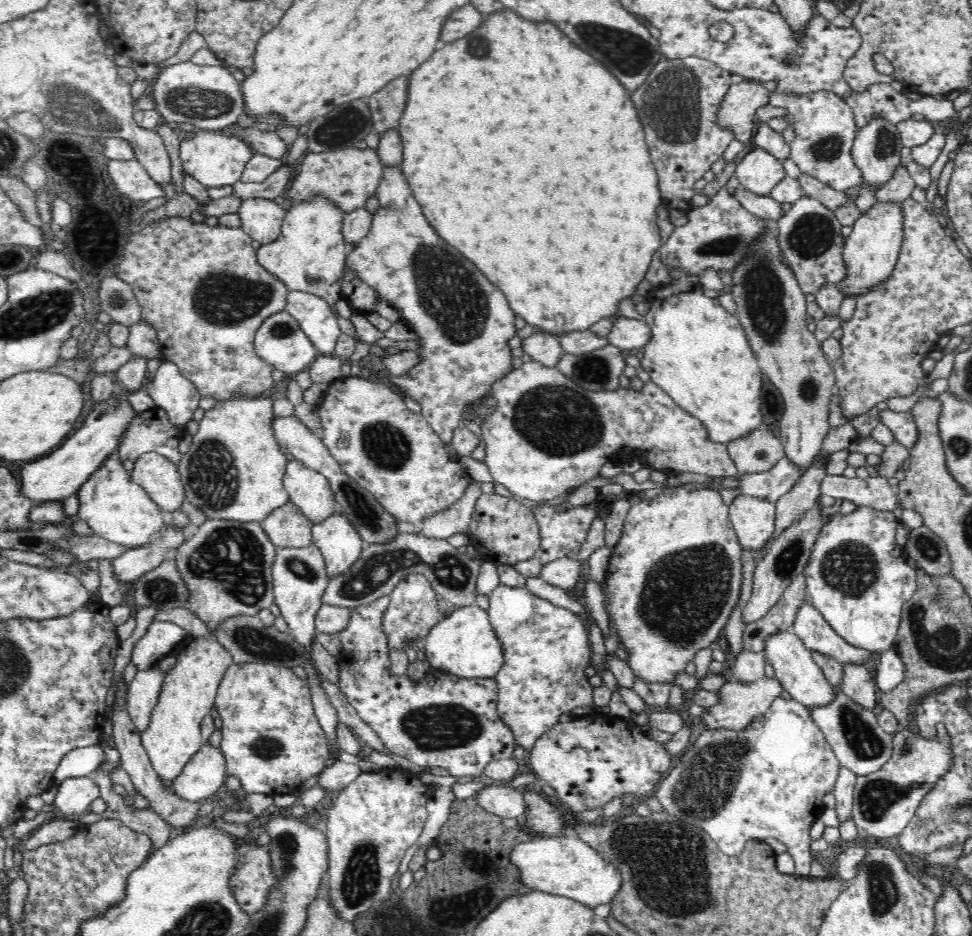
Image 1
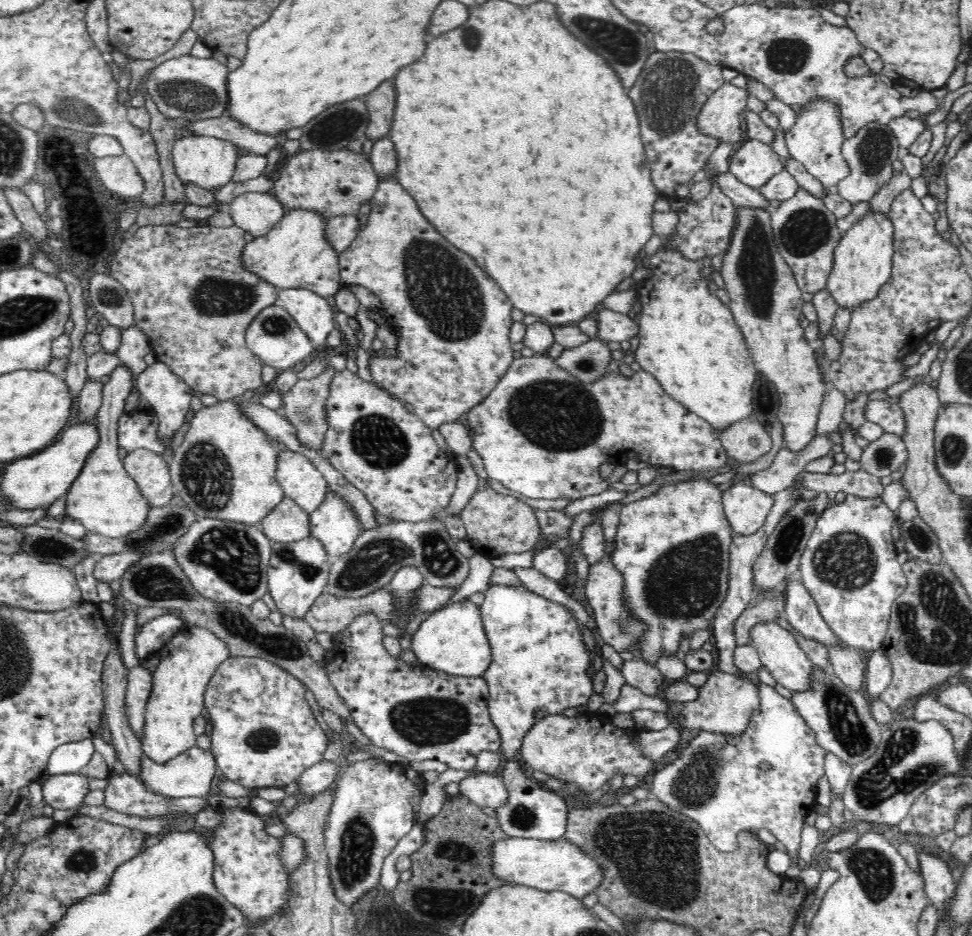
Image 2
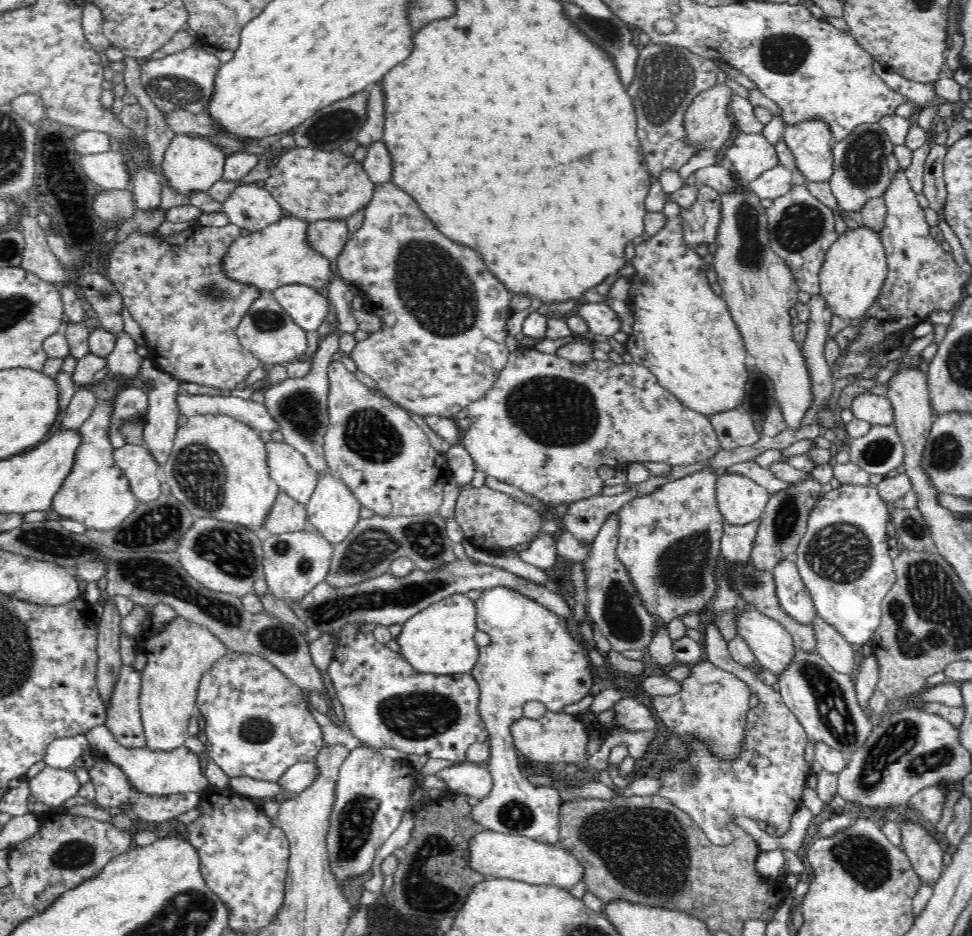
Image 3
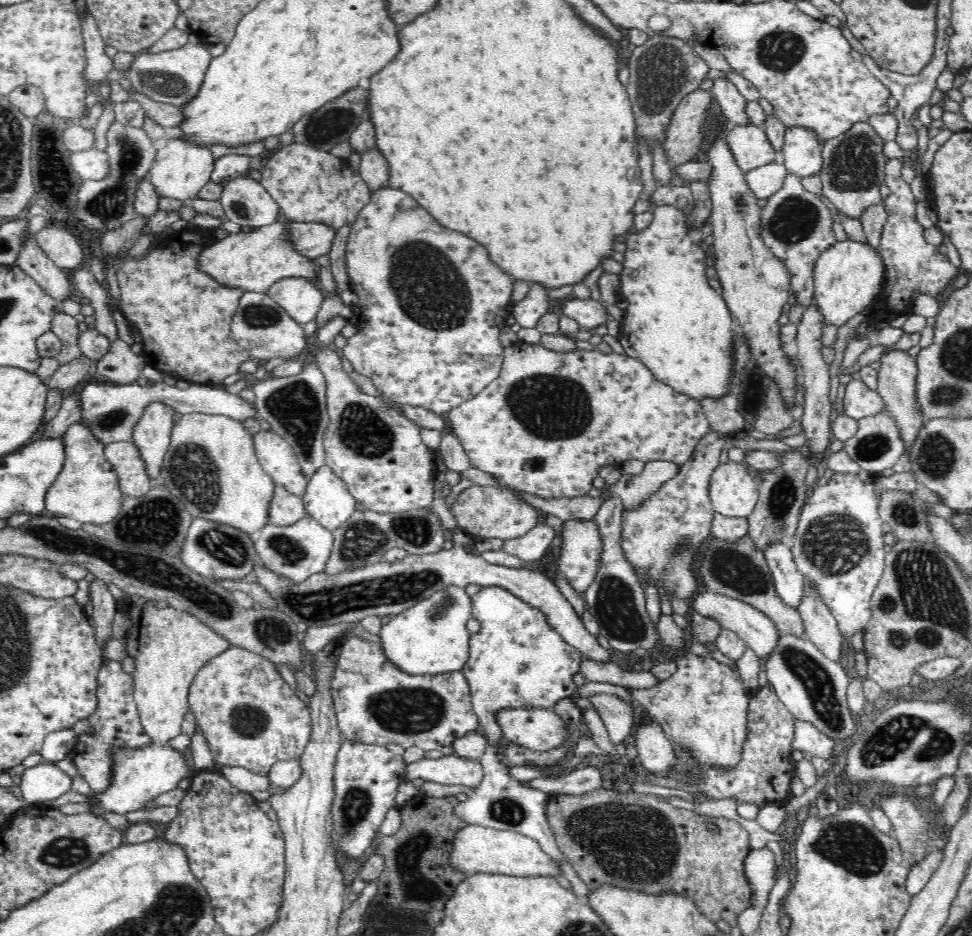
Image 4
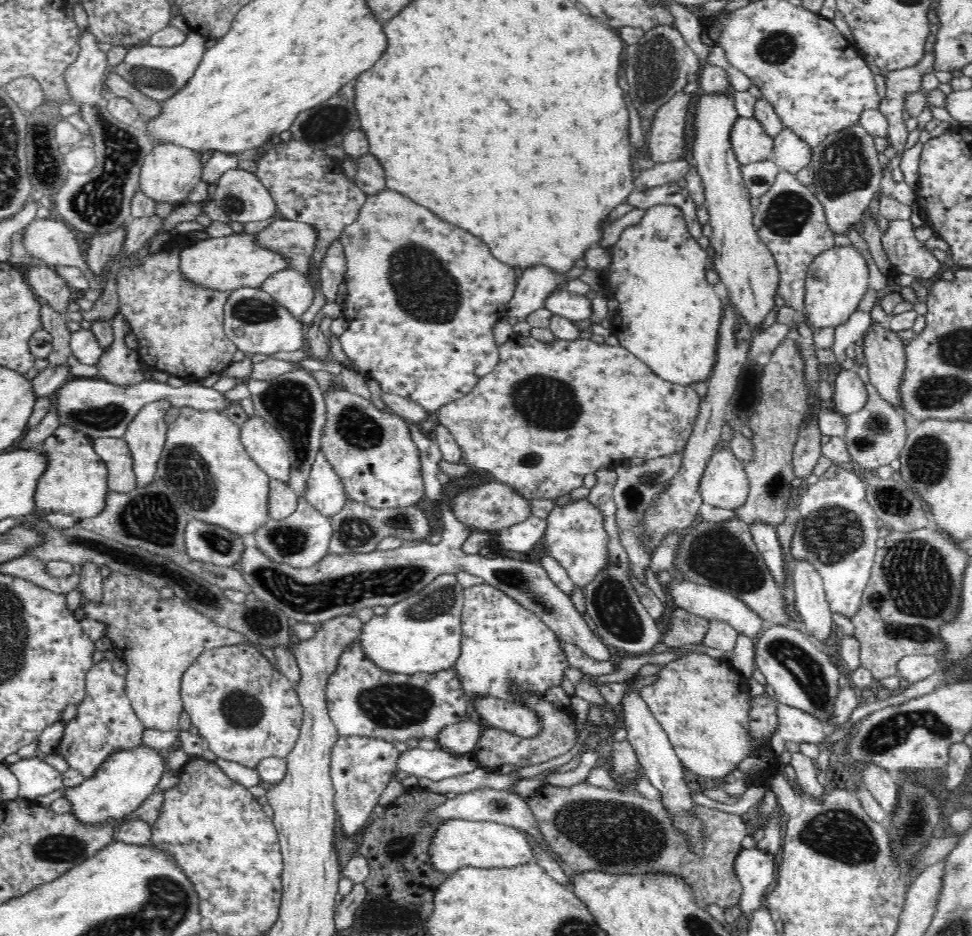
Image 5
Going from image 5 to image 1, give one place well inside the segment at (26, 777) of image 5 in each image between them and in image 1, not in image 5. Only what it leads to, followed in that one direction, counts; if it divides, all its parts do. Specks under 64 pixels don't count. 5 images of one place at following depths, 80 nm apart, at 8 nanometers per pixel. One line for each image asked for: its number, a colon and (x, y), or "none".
1: (74, 797)
2: (64, 791)
3: (54, 787)
4: (44, 782)

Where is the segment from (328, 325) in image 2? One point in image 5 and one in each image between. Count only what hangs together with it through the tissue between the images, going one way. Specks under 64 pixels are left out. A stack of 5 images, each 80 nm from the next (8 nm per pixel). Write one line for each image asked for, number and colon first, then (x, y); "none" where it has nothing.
3: (309, 309)
4: (298, 296)
5: (290, 287)

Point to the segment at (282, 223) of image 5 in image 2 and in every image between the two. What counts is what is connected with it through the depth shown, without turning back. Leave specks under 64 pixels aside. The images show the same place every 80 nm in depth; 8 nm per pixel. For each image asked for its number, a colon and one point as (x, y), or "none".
2: (341, 231)
3: (328, 237)
4: (309, 240)

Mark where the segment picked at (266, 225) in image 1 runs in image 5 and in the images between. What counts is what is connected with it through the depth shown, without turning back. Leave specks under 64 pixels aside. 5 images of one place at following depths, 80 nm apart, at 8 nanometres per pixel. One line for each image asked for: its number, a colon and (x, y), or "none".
2: (254, 212)
3: (248, 206)
4: (245, 201)
5: (240, 194)

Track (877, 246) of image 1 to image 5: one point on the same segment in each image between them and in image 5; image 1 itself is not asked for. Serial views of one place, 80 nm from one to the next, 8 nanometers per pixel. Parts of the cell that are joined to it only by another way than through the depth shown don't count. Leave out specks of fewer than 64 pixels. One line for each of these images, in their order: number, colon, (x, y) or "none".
2: (862, 262)
3: (855, 267)
4: (846, 277)
5: (838, 279)

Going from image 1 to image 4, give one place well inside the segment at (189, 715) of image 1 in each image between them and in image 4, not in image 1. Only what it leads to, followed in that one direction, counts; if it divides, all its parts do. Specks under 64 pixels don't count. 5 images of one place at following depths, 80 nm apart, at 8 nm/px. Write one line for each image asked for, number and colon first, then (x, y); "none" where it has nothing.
2: (190, 658)
3: (177, 658)
4: (168, 645)

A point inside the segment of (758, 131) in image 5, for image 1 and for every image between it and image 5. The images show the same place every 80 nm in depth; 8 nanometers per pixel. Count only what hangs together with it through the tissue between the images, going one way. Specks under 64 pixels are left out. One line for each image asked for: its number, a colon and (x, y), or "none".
1: (758, 171)
2: (754, 163)
3: (750, 155)
4: (749, 144)

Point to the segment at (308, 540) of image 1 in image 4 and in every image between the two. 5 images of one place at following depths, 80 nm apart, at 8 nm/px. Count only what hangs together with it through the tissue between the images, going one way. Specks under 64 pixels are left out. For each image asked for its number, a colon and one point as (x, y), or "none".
2: (287, 523)
3: (287, 515)
4: (285, 507)

